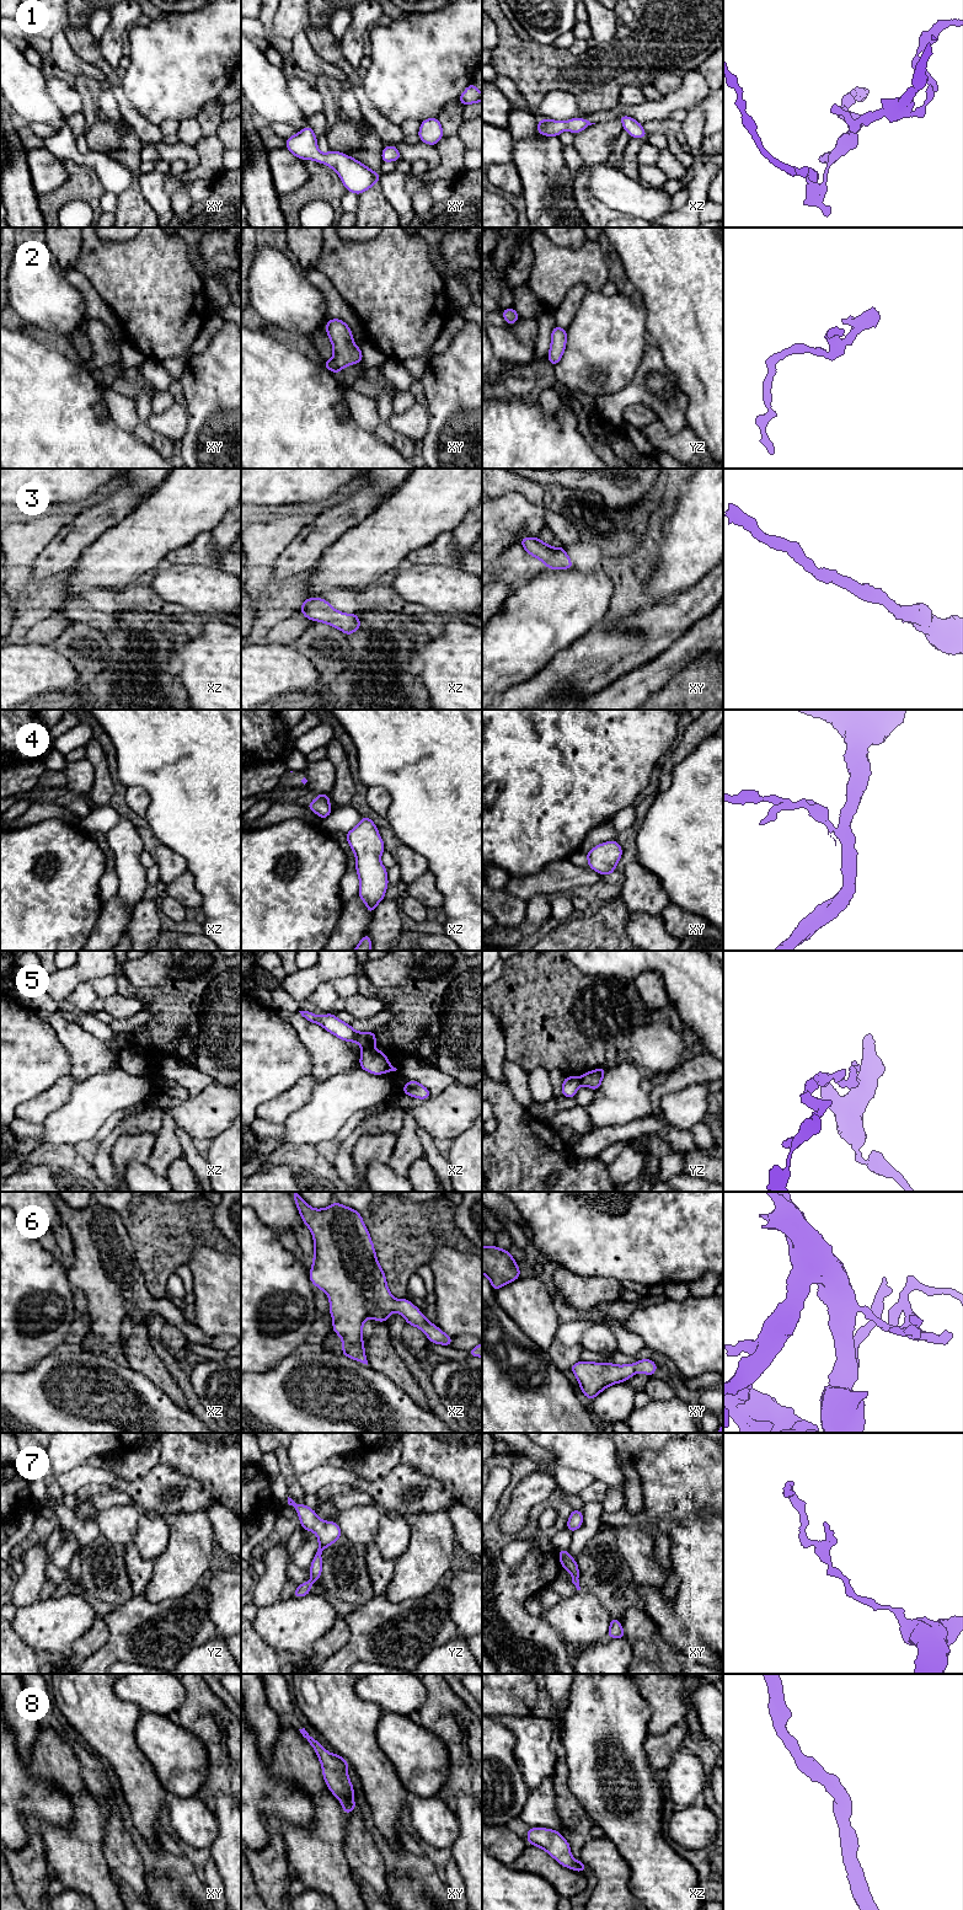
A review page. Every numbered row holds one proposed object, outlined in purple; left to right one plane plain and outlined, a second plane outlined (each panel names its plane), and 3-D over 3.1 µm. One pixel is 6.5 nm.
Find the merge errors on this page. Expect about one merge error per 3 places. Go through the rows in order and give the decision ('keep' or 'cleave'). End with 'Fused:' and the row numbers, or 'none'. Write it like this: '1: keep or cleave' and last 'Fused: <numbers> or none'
1: keep
2: keep
3: keep
4: cleave
5: cleave
6: keep
7: keep
8: keep
Fused: 4, 5

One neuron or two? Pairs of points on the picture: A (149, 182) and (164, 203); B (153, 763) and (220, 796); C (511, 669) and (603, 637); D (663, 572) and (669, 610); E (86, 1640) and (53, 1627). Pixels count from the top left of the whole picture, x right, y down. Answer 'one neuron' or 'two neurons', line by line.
A: one neuron
B: one neuron
C: two neurons
D: two neurons
E: two neurons

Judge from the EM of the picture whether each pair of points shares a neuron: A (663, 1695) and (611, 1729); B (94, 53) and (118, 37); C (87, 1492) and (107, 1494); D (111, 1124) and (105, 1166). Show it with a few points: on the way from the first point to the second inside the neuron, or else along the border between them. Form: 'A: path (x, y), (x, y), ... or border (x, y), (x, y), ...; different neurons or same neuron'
A: border (636, 1686), (640, 1696), (651, 1708), (648, 1734); different neurons
B: border (100, 52), (102, 58), (113, 69); different neurons
C: path (92, 1492), (102, 1494); same neuron
D: border (134, 1117), (123, 1119), (100, 1143); different neurons

